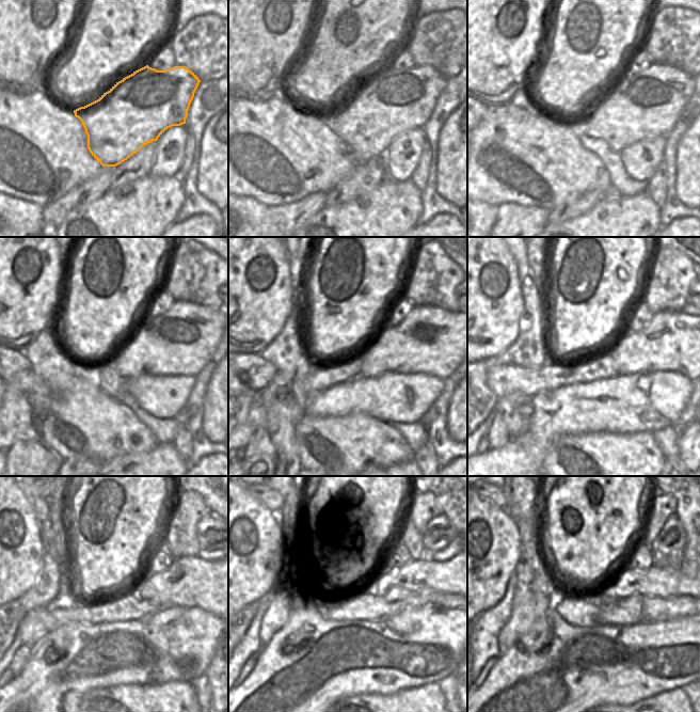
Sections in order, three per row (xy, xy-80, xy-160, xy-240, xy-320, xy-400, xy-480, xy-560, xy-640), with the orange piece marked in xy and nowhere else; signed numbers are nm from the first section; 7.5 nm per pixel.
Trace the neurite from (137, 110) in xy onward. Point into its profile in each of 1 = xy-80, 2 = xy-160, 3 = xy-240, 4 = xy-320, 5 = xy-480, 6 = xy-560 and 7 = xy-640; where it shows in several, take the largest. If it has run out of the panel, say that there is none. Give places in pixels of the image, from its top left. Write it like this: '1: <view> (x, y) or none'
1: xy-80 (395, 101)
2: xy-160 (646, 105)
3: xy-240 (180, 342)
4: xy-320 (432, 341)
5: xy-480 (188, 582)
6: xy-560 (426, 574)
7: xy-640 (658, 581)

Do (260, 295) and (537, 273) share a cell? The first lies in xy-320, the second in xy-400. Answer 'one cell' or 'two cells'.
two cells

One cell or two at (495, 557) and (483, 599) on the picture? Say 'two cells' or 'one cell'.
one cell

